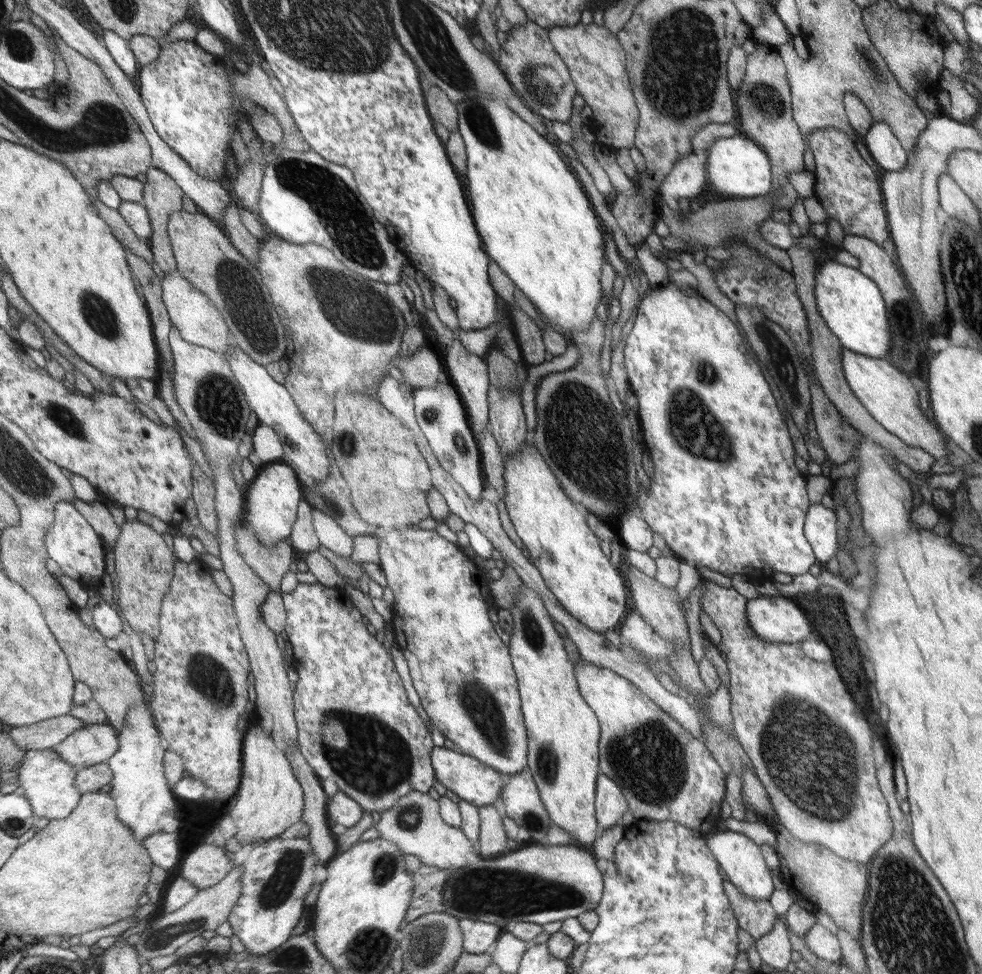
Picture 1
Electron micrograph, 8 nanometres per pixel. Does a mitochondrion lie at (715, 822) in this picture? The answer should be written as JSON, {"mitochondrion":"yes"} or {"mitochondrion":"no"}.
{"mitochondrion":"no"}

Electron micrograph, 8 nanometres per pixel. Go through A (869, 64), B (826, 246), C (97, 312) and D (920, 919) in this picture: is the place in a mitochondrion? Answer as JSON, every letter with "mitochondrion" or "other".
{"A":"mitochondrion","B":"other","C":"mitochondrion","D":"mitochondrion"}

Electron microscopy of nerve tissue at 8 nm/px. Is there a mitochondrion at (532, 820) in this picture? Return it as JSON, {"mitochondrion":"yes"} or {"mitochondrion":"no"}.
{"mitochondrion":"yes"}

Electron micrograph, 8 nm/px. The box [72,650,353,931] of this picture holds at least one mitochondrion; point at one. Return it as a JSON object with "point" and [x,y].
{"point":[290,865]}

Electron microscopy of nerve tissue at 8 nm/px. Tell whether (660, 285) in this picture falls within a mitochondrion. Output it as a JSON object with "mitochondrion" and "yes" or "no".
{"mitochondrion":"no"}

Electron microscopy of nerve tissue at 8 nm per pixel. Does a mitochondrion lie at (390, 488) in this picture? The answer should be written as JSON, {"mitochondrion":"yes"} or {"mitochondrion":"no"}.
{"mitochondrion":"no"}

